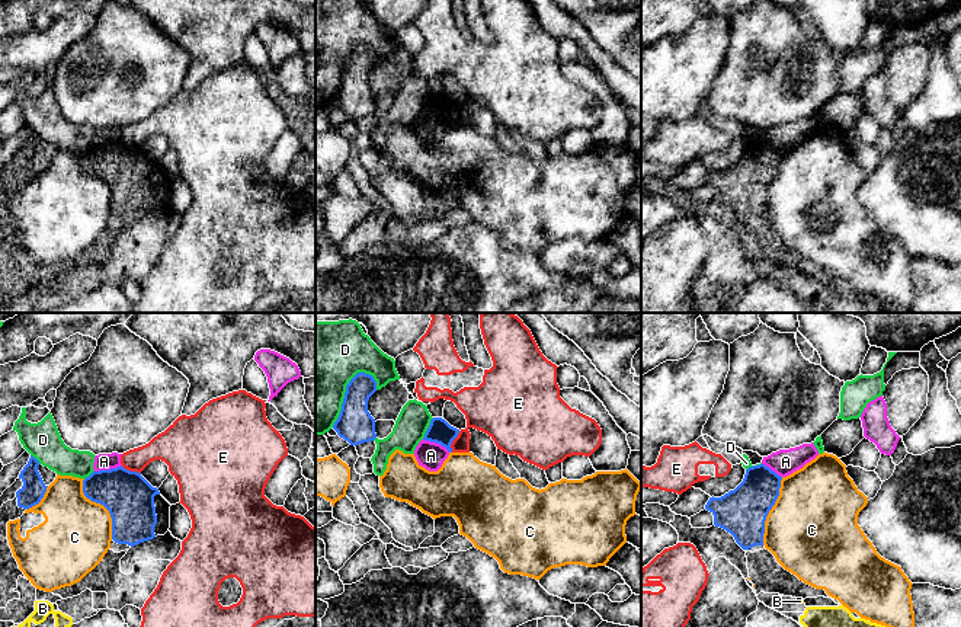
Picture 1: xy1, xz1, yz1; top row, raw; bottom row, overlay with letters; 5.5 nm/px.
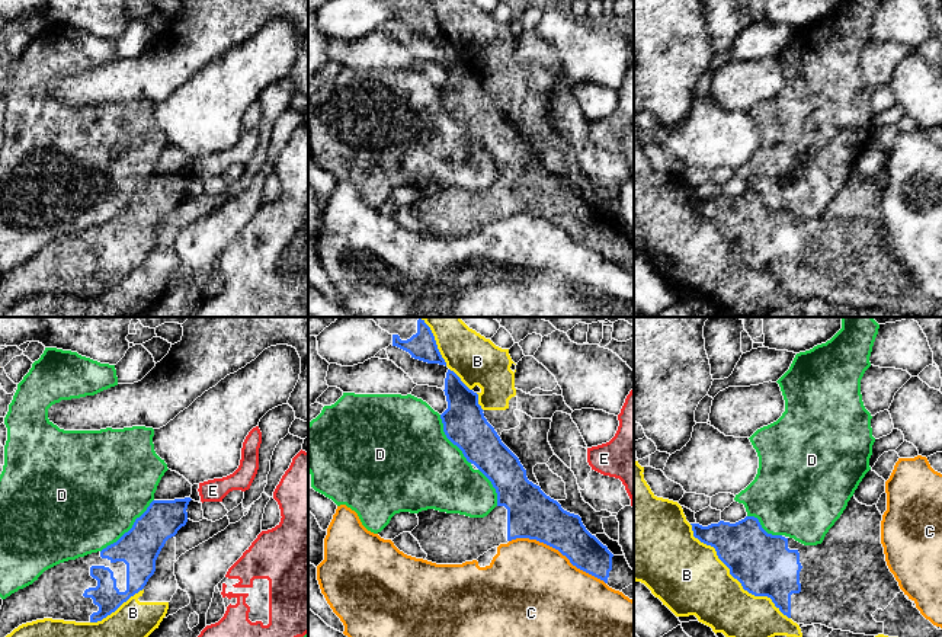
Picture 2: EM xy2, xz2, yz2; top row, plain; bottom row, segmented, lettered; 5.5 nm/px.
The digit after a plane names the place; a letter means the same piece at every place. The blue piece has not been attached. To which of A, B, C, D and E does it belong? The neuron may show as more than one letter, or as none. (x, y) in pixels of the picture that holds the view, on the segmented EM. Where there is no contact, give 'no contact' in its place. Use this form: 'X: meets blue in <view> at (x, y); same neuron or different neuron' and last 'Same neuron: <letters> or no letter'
A: meets blue in xy1 at (108, 470); different neuron
B: meets blue in yz2 at (733, 576); different neuron
C: meets blue in xz2 at (557, 549); different neuron
D: meets blue in xz1 at (345, 393); different neuron
E: meets blue in xz1 at (452, 440); different neuron
Same neuron: no letter

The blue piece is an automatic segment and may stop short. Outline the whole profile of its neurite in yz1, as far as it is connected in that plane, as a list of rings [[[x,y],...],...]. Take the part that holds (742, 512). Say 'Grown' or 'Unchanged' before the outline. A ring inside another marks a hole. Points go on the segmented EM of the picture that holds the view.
Unchanged. [[[765,464],[749,467],[734,490],[709,498],[705,509],[714,515],[714,525],[730,532],[743,550],[763,546],[765,521],[779,496],[781,480]]]

